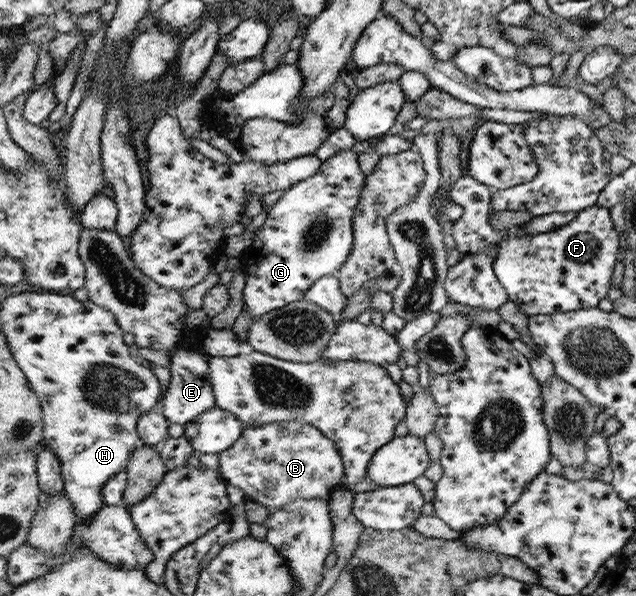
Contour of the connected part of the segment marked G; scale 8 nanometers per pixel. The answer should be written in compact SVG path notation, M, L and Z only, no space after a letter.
M347 149L325 160L312 177L293 185L275 202L249 247L249 253L252 254L250 262L241 265L246 279L243 311L249 312L252 320L304 299L304 294L313 283L321 277L337 274L353 248L352 218L365 181L365 174L359 168L357 153L353 149Z

